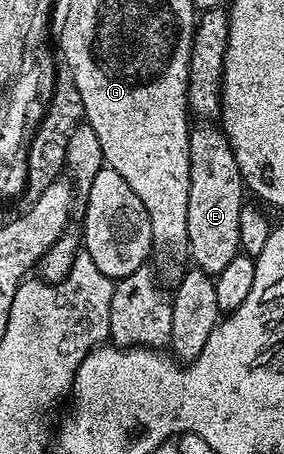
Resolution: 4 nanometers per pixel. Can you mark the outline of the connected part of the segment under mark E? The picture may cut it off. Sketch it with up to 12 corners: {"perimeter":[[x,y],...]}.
{"perimeter":[[221,128],[190,130],[188,257],[217,275],[239,256],[244,204]]}

